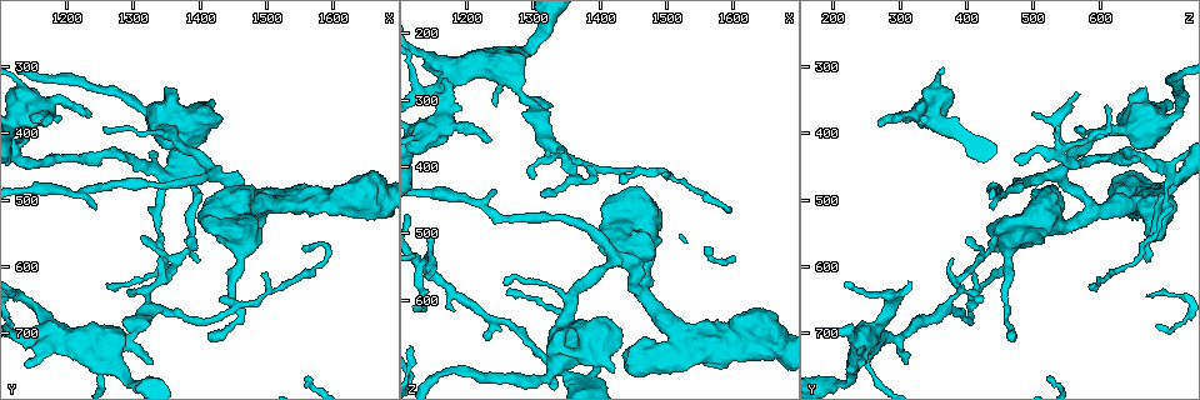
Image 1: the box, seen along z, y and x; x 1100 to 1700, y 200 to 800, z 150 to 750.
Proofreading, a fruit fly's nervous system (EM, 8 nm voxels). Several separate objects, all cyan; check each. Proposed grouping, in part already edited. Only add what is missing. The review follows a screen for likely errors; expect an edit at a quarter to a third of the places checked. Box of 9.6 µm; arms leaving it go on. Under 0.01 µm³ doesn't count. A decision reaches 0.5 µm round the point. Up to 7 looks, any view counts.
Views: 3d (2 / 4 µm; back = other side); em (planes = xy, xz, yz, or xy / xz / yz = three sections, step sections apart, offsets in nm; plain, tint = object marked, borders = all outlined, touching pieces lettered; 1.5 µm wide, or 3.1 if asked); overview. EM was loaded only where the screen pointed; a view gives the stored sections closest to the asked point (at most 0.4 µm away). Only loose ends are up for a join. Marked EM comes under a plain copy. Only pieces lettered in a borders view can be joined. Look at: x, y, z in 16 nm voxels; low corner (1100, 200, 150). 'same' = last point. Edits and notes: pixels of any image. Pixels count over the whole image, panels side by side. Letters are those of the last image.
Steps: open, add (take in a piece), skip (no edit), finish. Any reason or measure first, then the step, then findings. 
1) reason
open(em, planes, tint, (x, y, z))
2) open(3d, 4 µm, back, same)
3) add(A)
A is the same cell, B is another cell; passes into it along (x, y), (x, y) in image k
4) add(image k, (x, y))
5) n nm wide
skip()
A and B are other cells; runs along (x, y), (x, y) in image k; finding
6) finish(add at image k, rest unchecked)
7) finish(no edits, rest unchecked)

stops while still wide
open(em, planes, borders, (1415, 355, 710))

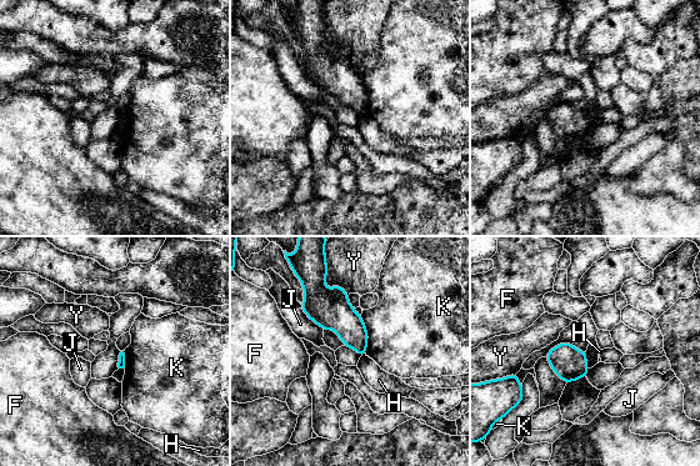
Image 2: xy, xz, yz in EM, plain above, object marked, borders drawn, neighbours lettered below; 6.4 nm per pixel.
K touches over 260 nm
skip()
F, H, J, K and Y are other cells; border along (365, 354), (361, 356) in image 2; no lettered piece goes on from it

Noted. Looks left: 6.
thin end
open(em, planes, tint, (1410, 705, 465))

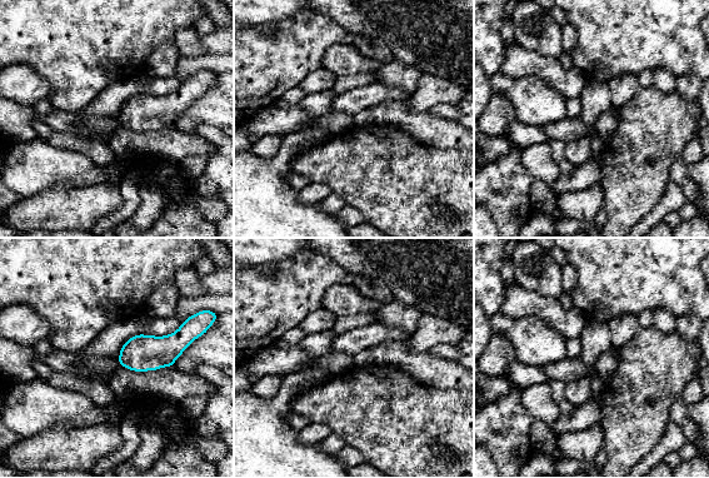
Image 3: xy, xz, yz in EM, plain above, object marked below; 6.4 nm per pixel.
open(em, planes, borders, same)

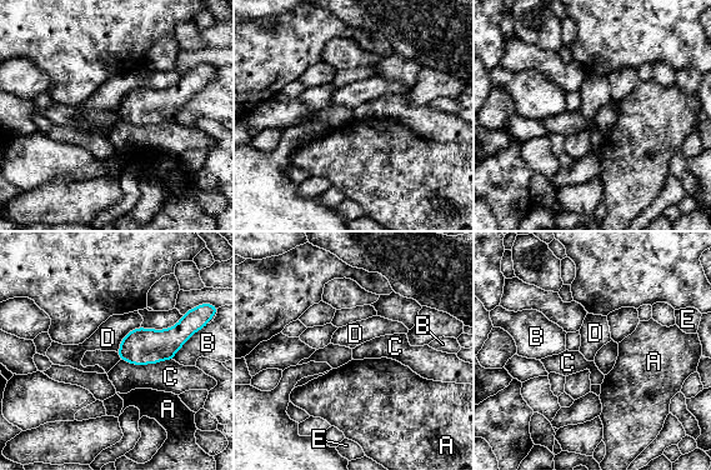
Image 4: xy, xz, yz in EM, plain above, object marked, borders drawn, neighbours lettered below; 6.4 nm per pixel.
skip()
A, B, C, D and E are other cells; no lettered piece goes on from it

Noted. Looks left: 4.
open(3d, 2 µm, (1245, 515, 440))

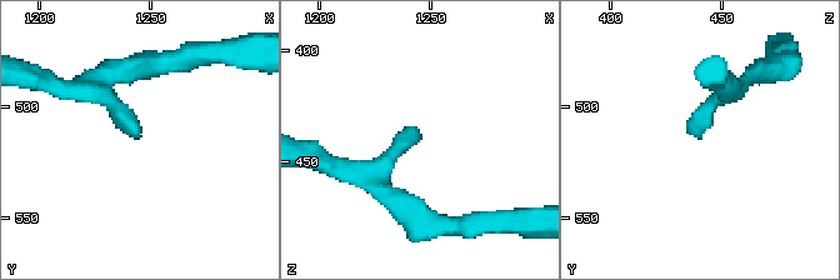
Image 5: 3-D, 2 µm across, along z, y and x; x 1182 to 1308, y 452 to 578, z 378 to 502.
open(em, yz, step 8, borders, (1246, 514, 441))

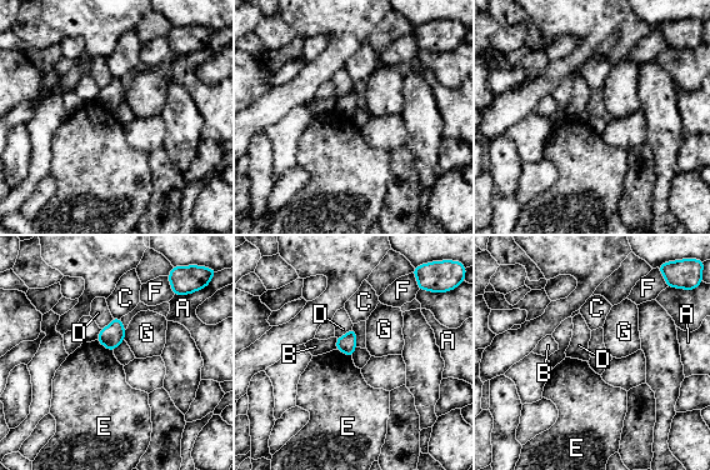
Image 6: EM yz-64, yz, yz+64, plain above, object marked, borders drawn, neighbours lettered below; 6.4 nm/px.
cut it another way
open(em, planes, borders, same)

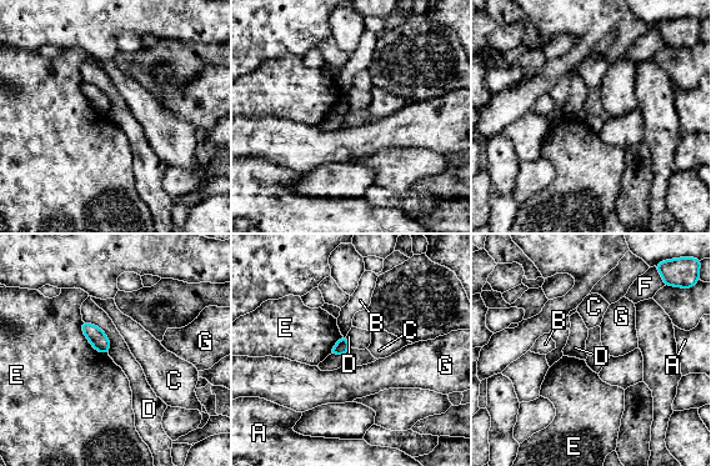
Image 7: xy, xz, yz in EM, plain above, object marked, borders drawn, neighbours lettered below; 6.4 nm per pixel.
90 nm wide
skip()
A, B, C, D, E, F and G are other cells; border along (83, 320), (105, 334), (109, 352) in image 7; none of them fits

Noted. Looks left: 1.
finish(no edits, rest unchecked)

